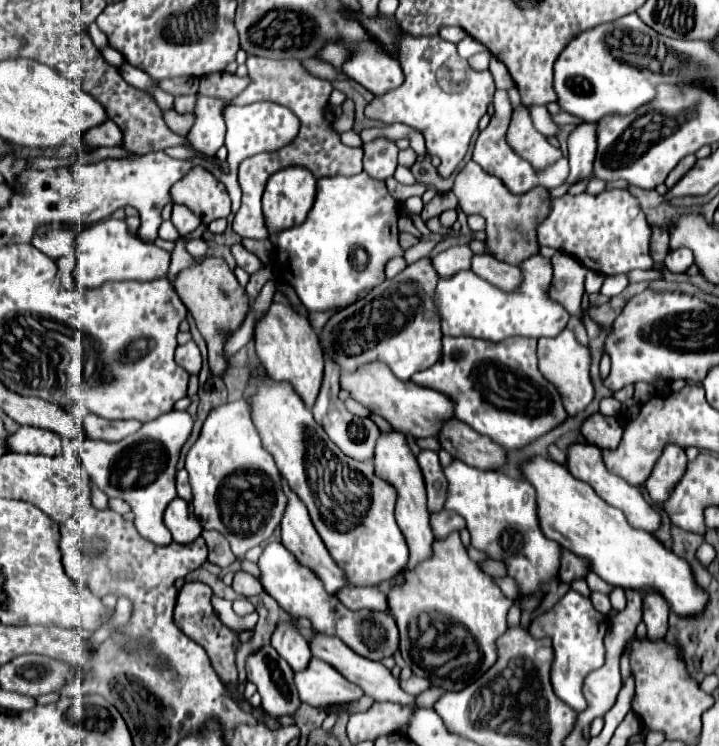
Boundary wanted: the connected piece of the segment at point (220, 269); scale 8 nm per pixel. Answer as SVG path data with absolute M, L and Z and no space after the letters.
M203 258L199 262L195 262L193 266L181 270L175 276L173 288L175 288L177 296L181 298L181 302L187 306L187 310L191 312L191 316L195 318L195 324L207 344L211 372L221 376L227 370L223 346L225 346L229 334L233 334L241 326L241 322L245 320L245 316L251 308L245 288L239 286L233 270L225 264L223 258Z

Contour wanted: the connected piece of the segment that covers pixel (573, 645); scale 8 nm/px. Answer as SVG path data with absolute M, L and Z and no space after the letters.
M569 590L547 614L531 620L529 634L551 638L553 650L555 650L555 660L551 668L553 690L575 712L583 712L587 706L583 692L581 692L583 680L591 670L597 670L605 664L603 638L607 634L607 616L597 612L589 598L581 596L575 590Z

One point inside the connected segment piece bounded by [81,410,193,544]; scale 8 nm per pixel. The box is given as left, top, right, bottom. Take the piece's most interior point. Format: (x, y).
(140, 469)

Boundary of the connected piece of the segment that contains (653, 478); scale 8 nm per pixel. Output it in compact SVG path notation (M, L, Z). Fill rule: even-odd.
M671 444L671 446L665 446L663 450L663 456L659 458L659 462L655 464L655 470L651 472L649 480L645 482L645 488L651 496L651 500L659 506L663 504L673 488L677 486L677 482L683 478L687 470L687 456L685 456L685 450Z

